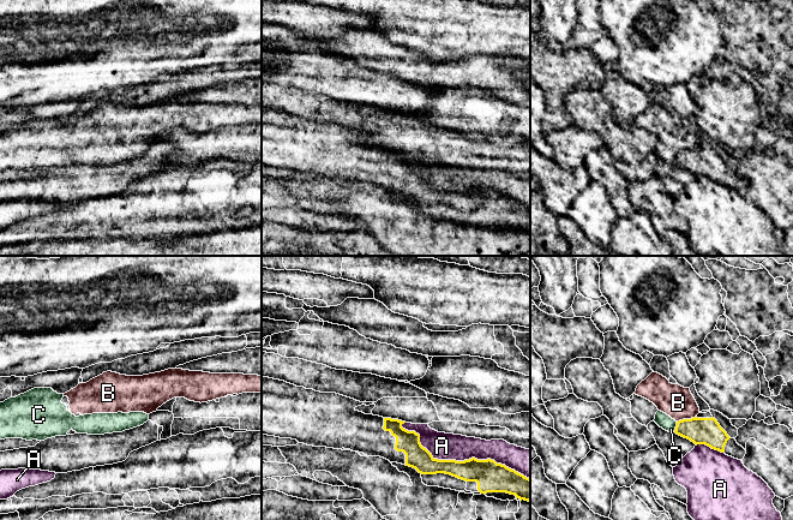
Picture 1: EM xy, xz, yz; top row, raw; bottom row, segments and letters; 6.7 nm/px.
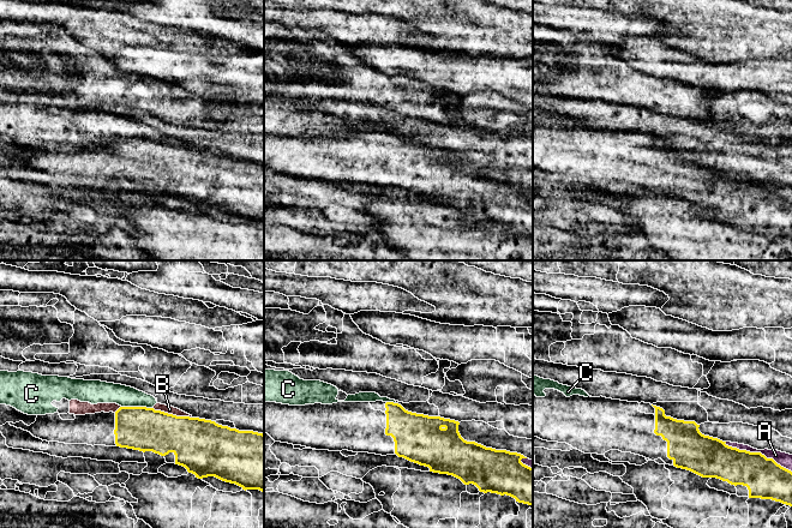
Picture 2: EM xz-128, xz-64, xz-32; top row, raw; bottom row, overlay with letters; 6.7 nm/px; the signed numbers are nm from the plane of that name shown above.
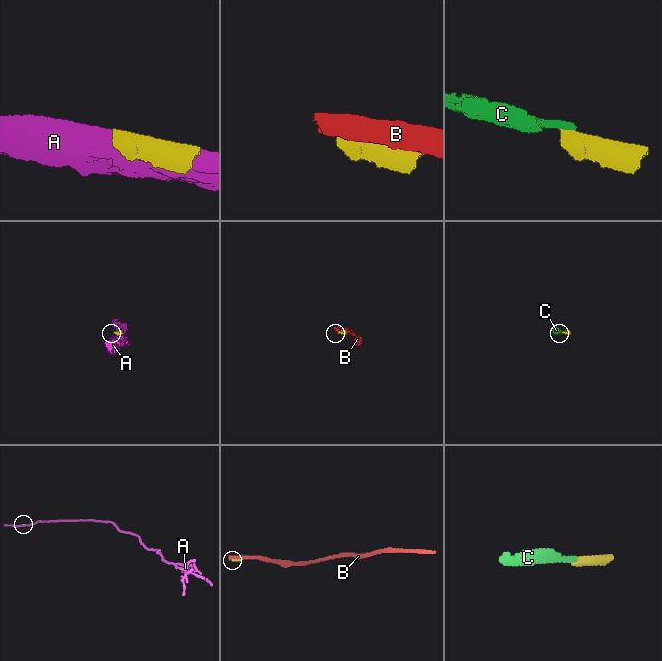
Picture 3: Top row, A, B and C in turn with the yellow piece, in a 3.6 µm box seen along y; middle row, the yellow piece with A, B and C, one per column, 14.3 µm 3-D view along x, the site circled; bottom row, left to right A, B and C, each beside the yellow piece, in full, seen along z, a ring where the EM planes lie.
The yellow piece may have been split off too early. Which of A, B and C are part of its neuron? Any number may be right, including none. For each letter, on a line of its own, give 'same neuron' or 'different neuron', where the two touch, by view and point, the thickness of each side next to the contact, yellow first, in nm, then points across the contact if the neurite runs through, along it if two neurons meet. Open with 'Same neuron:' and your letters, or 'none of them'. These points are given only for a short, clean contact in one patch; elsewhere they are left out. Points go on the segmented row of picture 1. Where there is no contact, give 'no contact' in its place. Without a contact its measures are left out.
Same neuron: none of them
A: different neuron | xz (461, 461) | 200/180 nm
B: different neuron | yz (685, 419) | 180/220 nm
C: different neuron | yz (676, 426) | 180/90 nm | along yz (677, 422), (673, 431)

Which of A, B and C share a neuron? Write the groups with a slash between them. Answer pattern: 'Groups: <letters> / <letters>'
Groups: A / B C

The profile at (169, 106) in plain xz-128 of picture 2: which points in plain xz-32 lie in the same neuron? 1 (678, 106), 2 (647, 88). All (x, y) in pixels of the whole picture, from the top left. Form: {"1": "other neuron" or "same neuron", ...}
{"1": "same neuron", "2": "same neuron"}

